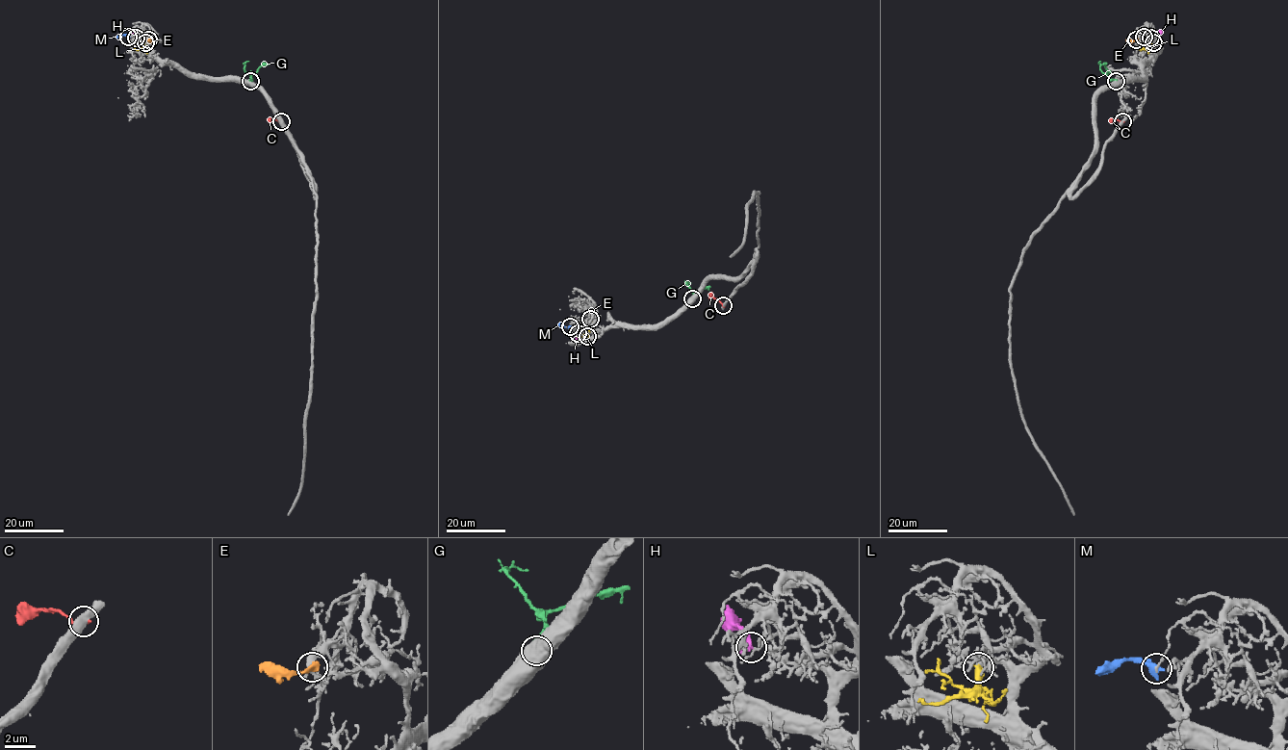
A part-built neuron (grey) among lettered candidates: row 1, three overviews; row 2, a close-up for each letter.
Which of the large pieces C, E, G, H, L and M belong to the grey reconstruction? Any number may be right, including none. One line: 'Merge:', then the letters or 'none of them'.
Merge: L

